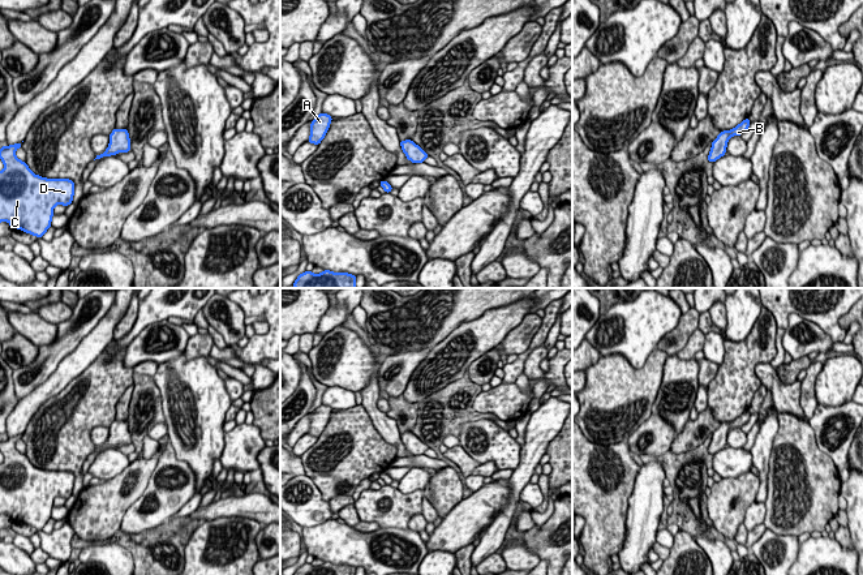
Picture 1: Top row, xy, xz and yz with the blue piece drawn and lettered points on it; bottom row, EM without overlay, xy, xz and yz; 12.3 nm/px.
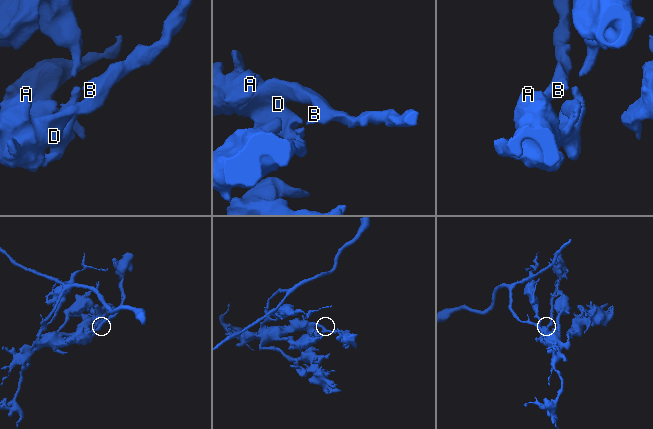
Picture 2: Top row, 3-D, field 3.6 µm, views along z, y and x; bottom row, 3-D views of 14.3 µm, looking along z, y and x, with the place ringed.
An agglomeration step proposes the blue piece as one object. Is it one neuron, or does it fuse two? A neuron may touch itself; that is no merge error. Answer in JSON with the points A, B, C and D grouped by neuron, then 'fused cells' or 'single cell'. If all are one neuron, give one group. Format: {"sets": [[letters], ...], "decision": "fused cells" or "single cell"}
{"sets": [["A", "B", "C", "D"]], "decision": "single cell"}

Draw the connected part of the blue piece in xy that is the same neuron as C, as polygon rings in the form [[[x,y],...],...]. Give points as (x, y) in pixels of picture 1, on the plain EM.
[[[22,434],[0,441],[0,451],[4,455],[4,462],[0,463],[0,514],[8,514],[12,522],[18,520],[40,531],[51,519],[53,499],[69,498],[76,479],[69,471],[46,471],[33,465],[29,458],[16,449],[18,439],[22,439]]]

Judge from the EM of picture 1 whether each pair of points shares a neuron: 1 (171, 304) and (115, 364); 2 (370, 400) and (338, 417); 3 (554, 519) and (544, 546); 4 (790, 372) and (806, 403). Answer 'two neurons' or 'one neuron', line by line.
1: two neurons
2: two neurons
3: one neuron
4: two neurons

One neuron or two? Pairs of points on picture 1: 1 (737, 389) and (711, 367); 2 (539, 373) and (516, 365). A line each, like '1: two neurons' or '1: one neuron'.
1: two neurons
2: two neurons

